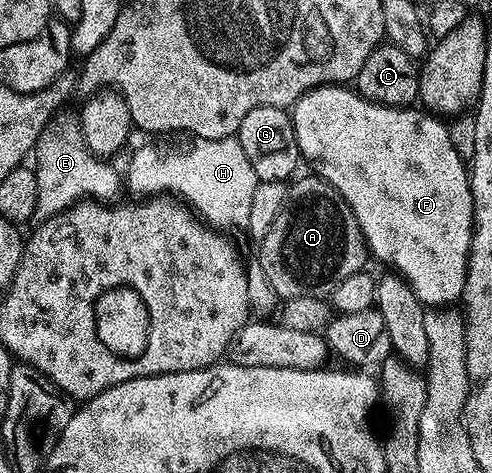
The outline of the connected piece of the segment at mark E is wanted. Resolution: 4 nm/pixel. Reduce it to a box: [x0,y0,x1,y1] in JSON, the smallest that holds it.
[33,121,123,223]

